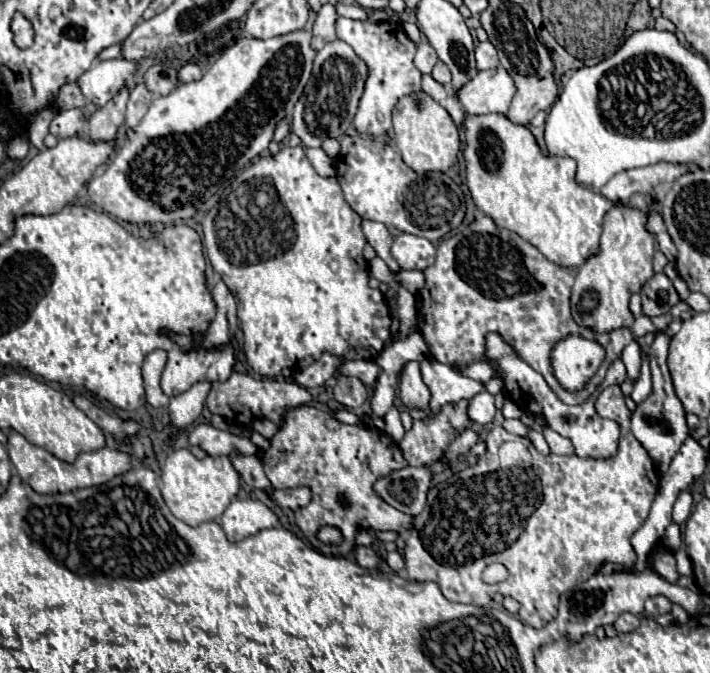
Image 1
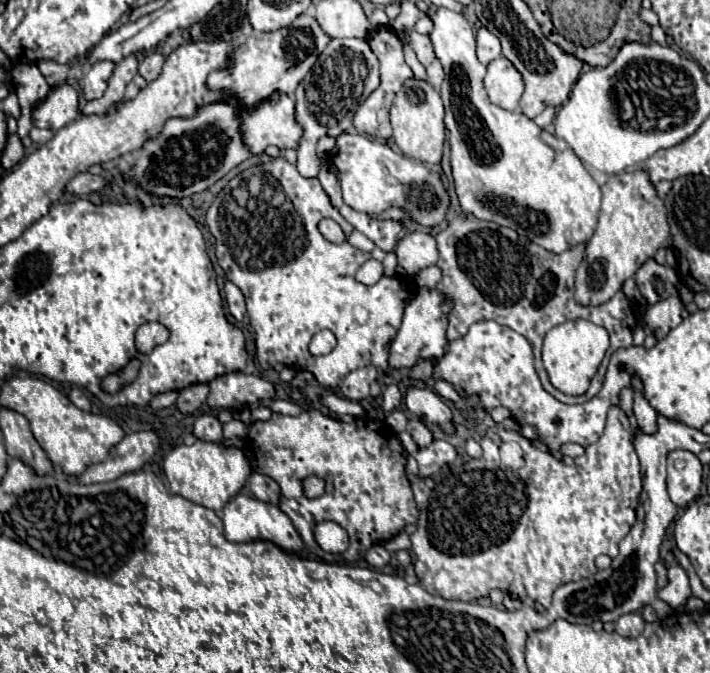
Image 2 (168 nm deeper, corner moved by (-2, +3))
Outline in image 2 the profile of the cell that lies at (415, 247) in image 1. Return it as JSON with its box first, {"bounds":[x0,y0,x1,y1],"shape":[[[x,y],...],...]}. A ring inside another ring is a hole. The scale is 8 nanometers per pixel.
{"bounds":[395,233,437,273],"shape":[[[409,233],[395,249],[399,265],[409,273],[417,273],[437,263],[437,243],[429,233]]]}

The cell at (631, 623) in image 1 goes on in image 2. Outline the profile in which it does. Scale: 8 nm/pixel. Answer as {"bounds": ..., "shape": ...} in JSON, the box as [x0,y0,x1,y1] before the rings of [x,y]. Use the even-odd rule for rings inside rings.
{"bounds":[615,613,645,637],"shape":[[[627,613],[615,621],[615,632],[623,637],[639,637],[643,633],[645,621],[641,613]]]}

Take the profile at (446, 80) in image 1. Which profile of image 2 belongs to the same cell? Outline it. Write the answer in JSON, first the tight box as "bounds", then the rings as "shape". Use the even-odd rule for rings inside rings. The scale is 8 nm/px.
{"bounds":[427,59,445,89],"shape":[[[437,59],[427,67],[427,77],[429,77],[429,83],[431,83],[435,89],[441,87],[445,73],[443,73],[443,67],[441,67],[441,63],[439,63]]]}

